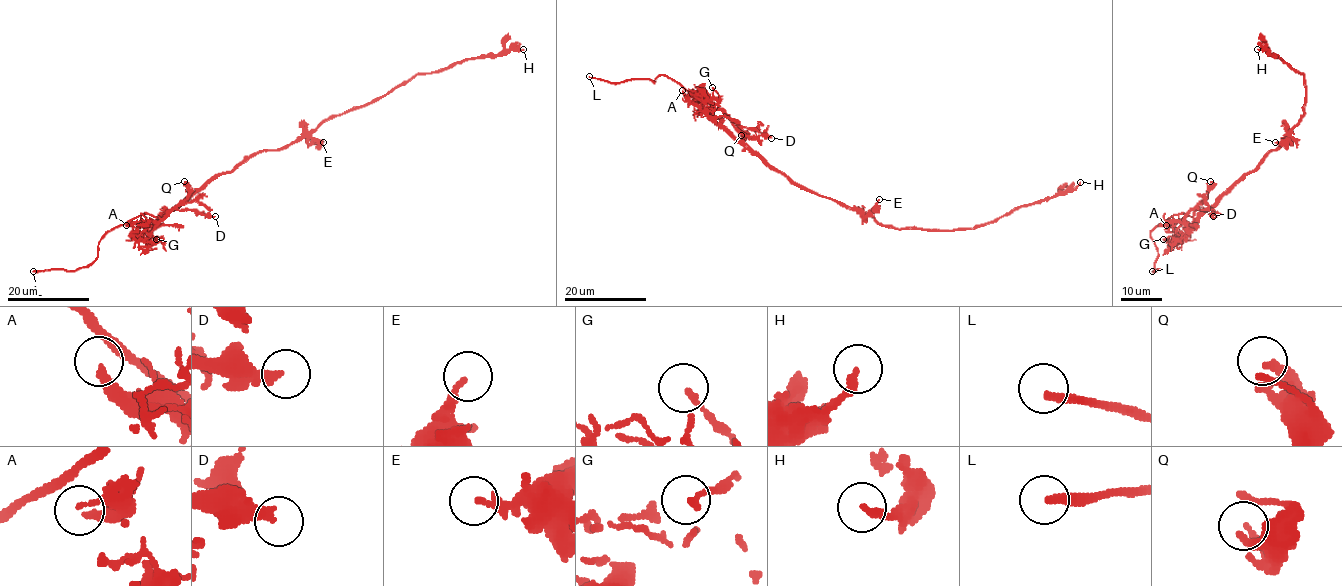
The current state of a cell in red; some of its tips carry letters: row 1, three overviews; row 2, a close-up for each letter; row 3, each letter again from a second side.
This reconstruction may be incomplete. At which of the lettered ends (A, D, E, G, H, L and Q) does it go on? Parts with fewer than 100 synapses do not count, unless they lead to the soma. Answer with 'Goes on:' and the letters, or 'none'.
Goes on: L

